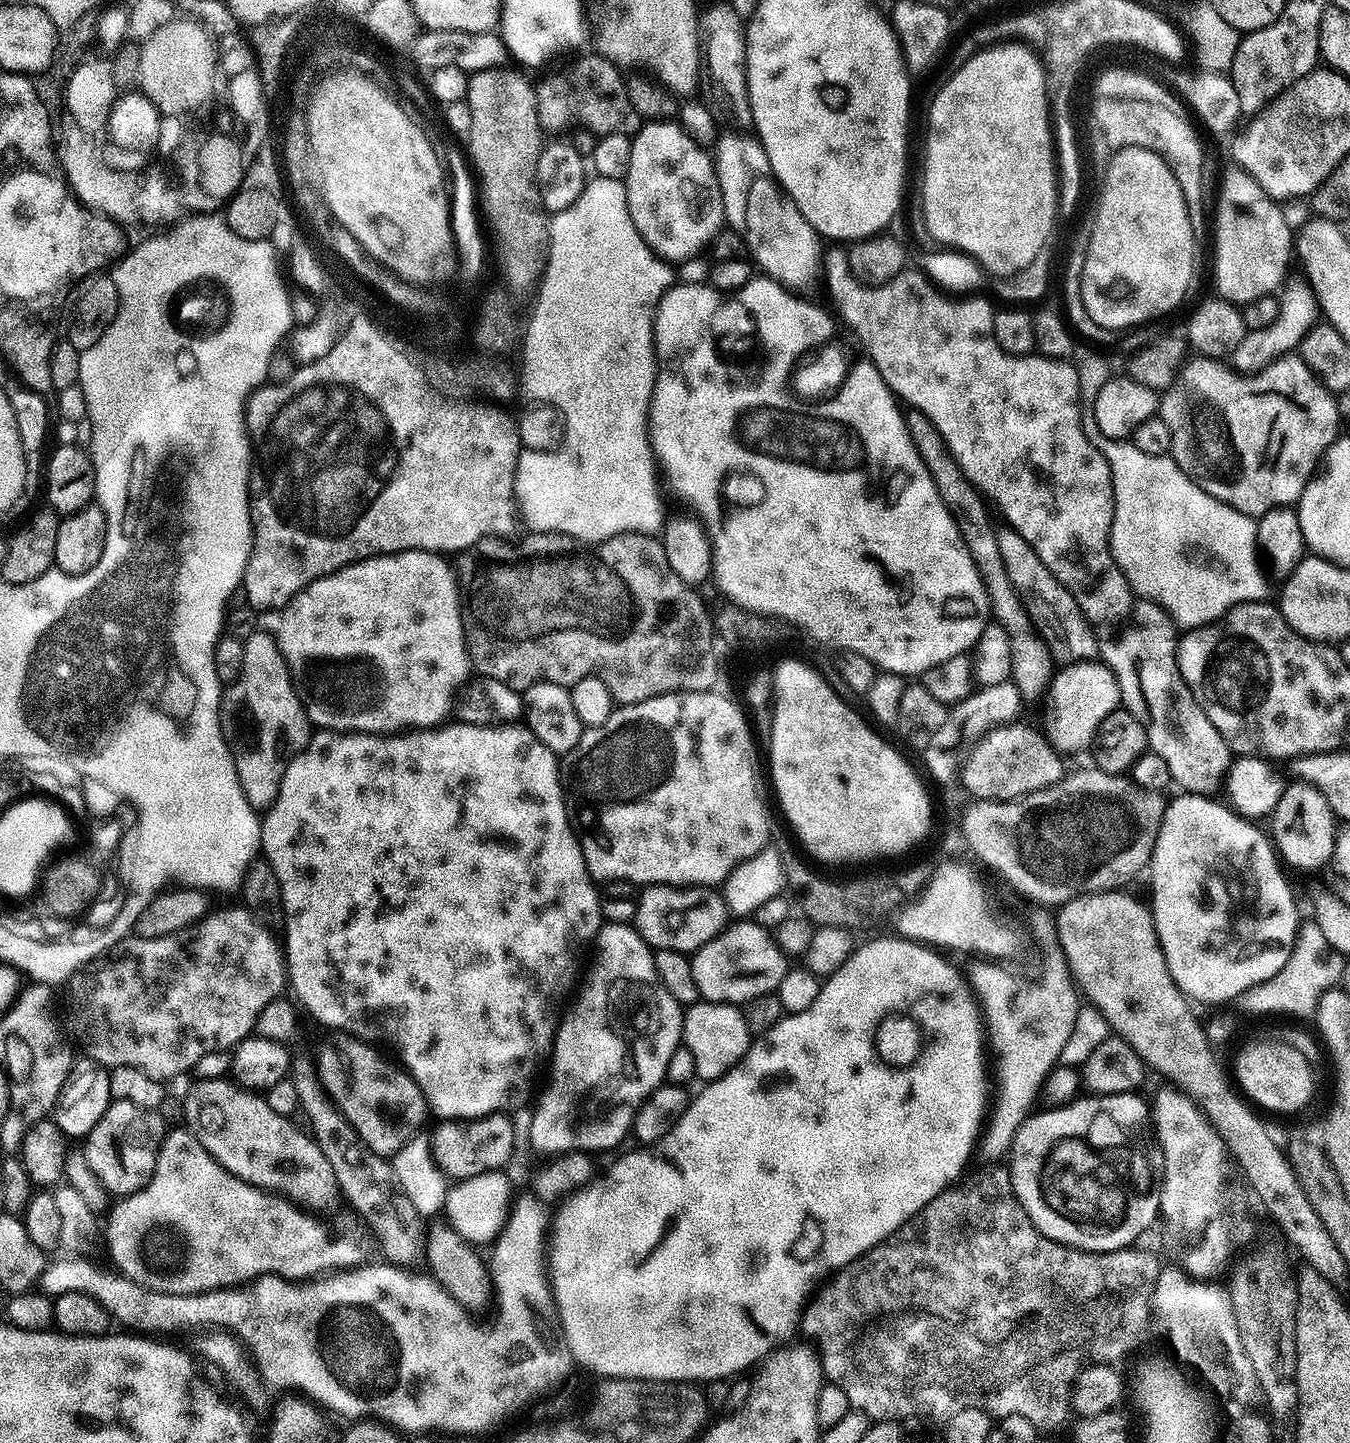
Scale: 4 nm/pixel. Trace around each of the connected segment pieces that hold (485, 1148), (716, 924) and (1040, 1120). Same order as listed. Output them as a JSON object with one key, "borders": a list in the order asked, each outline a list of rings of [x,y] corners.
{"borders":[[[[508,1114],[482,1116],[475,1120],[444,1120],[430,1132],[432,1157],[453,1181],[507,1169],[516,1148],[516,1128]]],[[[649,884],[641,892],[644,893],[639,893],[636,901],[634,927],[653,950],[665,948],[694,953],[729,923],[728,905],[724,903],[723,895],[711,887],[671,888],[668,884]]],[[[1136,1092],[1113,1096],[1088,1094],[1061,1108],[1043,1111],[1033,1111],[1022,1122],[1006,1160],[1014,1194],[1022,1202],[1030,1222],[1046,1238],[1084,1252],[1113,1252],[1133,1247],[1139,1241],[1136,1239],[1160,1216],[1160,1193],[1154,1187],[1154,1180],[1152,1184],[1151,1174],[1144,1169],[1148,1160],[1127,1148],[1128,1136],[1124,1133],[1127,1120],[1149,1119],[1150,1108],[1145,1097],[1143,1100]]]]}

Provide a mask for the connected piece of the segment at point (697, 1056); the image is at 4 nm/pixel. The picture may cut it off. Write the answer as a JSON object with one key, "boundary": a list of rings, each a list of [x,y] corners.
{"boundary":[[[697,1000],[683,1009],[682,1046],[694,1058],[694,1070],[701,1081],[717,1080],[746,1054],[753,1042],[752,1032],[746,1026],[743,1011],[737,1005]]]}

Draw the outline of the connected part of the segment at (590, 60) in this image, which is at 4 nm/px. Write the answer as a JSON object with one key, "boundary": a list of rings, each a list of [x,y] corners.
{"boundary":[[[599,54],[584,56],[581,60],[573,62],[569,68],[564,68],[561,72],[556,72],[553,76],[545,78],[541,84],[535,85],[536,89],[536,109],[540,119],[540,127],[545,133],[560,132],[563,128],[579,126],[581,129],[588,129],[597,137],[609,136],[610,134],[622,134],[631,137],[640,131],[642,118],[634,106],[630,106],[630,98],[626,98],[626,88],[624,86],[625,77],[620,76],[621,69],[610,60],[605,60]]]}

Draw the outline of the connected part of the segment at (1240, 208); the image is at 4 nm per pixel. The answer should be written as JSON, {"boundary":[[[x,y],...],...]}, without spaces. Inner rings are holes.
{"boundary":[[[1233,171],[1221,178],[1220,197],[1216,200],[1216,288],[1220,291],[1217,292],[1219,299],[1243,306],[1263,296],[1273,295],[1285,283],[1288,263],[1294,260],[1294,228],[1288,225],[1280,209],[1283,207],[1272,200],[1250,174]]]}

